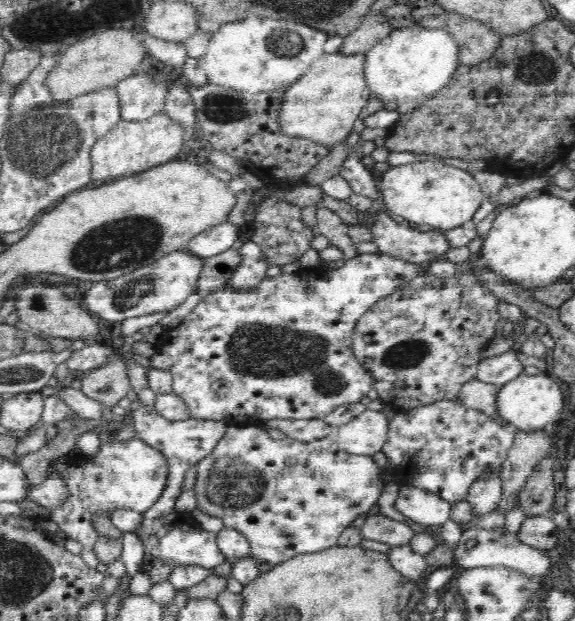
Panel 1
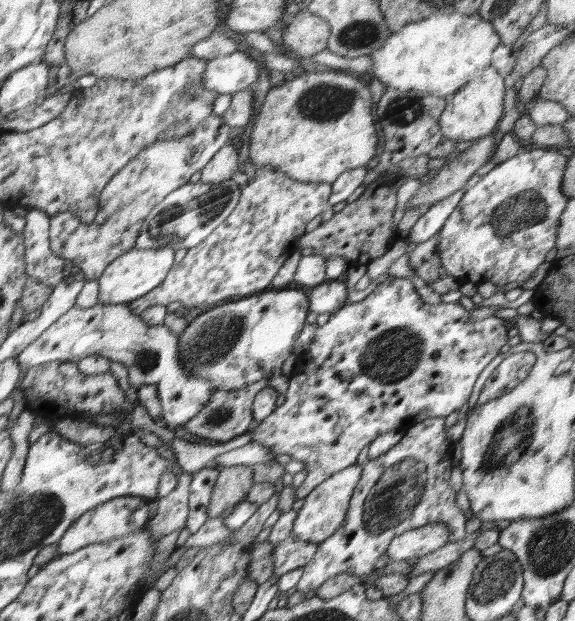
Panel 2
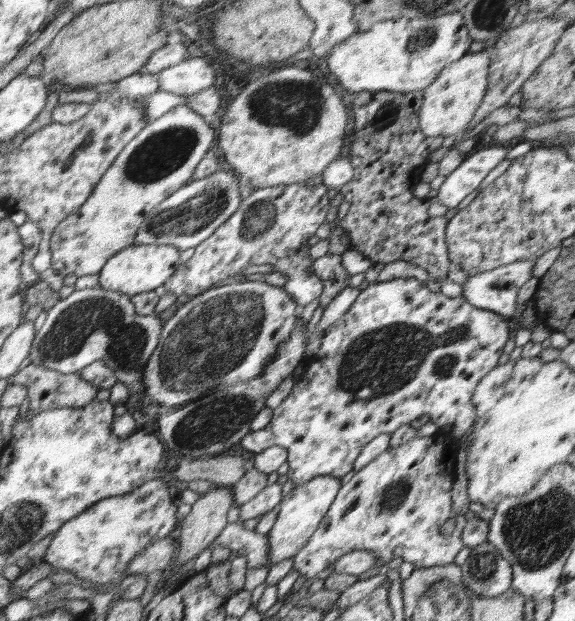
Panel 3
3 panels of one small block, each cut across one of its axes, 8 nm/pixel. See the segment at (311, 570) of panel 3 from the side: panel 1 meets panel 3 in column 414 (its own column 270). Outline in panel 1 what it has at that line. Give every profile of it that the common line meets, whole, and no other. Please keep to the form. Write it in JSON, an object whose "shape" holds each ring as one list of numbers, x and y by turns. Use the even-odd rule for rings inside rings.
{"shape":[[230,425,228,432,225,434,215,446,214,450,208,455,205,455,197,463,197,482,194,485,197,494,196,506,197,510,209,518,217,518,221,520,226,529,239,530,250,543,251,555,256,562,266,561,271,565,280,565,283,562,290,560,296,556,308,553,319,553,320,551,330,549,337,545,340,535,350,527,350,522,358,518,360,514,368,513,370,508,377,503,382,489,384,488,384,478,382,476,382,469,374,461,372,455,364,456,358,454,350,454,338,447,331,437,324,437,310,442,301,442,285,437,282,440,272,439,268,435,265,427,261,426,241,426]]}

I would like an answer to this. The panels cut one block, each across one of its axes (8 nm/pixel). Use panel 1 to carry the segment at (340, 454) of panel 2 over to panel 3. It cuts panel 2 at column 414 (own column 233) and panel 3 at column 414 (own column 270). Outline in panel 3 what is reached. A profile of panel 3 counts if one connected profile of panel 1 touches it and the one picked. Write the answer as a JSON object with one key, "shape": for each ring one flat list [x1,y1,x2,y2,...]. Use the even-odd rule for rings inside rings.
{"shape":[[415,277,394,278,384,282,376,282,361,290,352,306,323,333,322,343,314,361,304,372,304,377,294,384,289,395,280,399,280,404,274,409,270,422,262,430,252,431,240,442,244,450,249,450,255,454,270,448,271,446,281,446,287,450,287,462,289,470,288,478,293,482,294,488,306,484,311,478,322,477,324,475,342,478,352,470,352,464,360,450,378,434,392,434,398,426,410,424,412,420,427,414,438,427,448,425,452,428,454,437,462,438,476,418,475,403,472,402,476,385,492,370,498,366,498,360,502,356,502,348,510,338,510,330,506,326,504,316,491,310,472,306,462,295,450,298,441,291,433,292,427,285]]}

